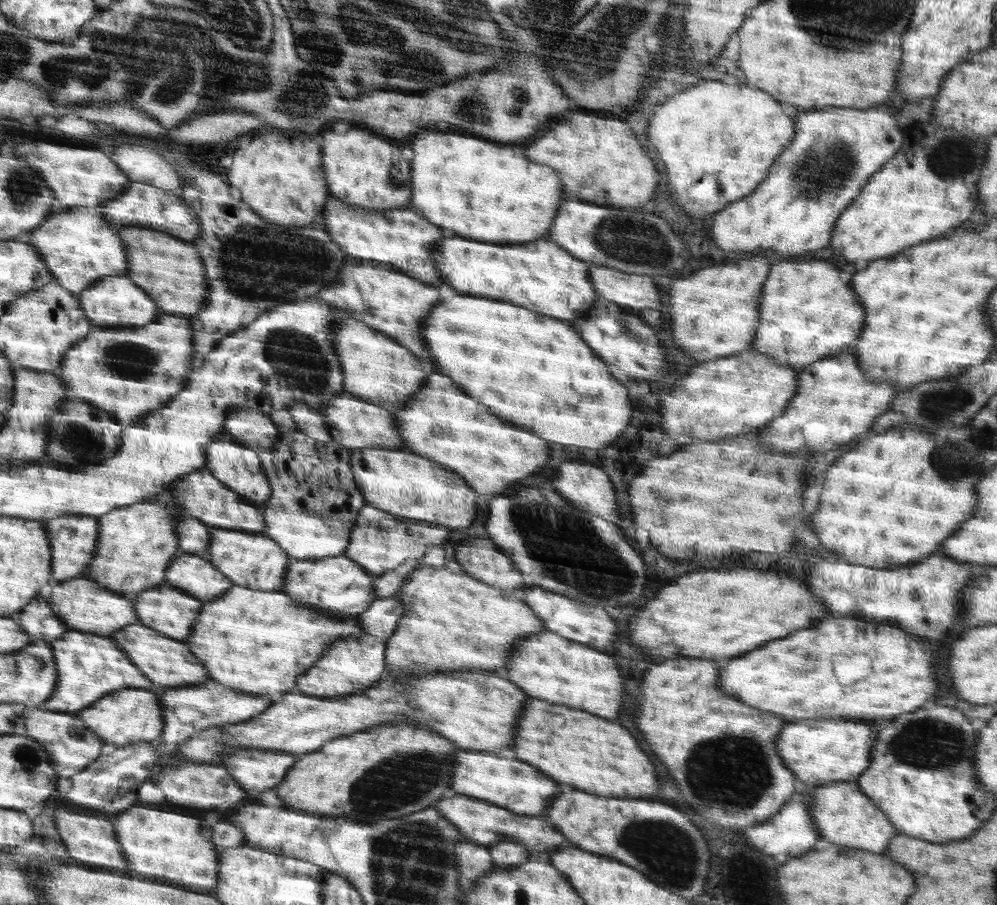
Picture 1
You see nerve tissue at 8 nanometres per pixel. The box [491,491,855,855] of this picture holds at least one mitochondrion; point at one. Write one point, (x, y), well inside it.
(576, 556)

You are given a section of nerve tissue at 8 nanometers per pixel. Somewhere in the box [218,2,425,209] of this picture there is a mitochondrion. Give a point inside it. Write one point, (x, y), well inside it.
(301, 98)

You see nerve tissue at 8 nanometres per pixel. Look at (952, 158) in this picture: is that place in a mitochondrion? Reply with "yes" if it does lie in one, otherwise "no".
yes

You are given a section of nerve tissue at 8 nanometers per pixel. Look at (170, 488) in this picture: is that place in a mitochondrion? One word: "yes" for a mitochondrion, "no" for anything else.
no

